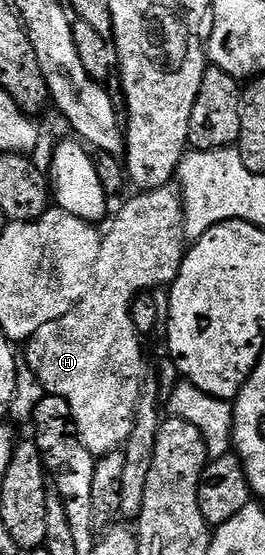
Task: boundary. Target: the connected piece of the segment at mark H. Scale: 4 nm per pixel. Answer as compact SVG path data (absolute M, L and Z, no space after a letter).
M168 186L166 188L153 188L150 190L140 191L139 196L135 196L132 200L127 200L123 204L123 209L116 214L115 217L110 217L111 225L108 226L107 232L102 233L99 249L97 250L97 262L93 266L93 278L91 284L87 288L87 293L75 304L73 310L69 310L69 314L65 314L60 320L53 322L45 322L45 326L41 326L41 330L37 330L32 334L31 339L26 341L25 348L27 348L27 364L26 367L35 375L35 379L39 381L40 386L43 387L44 393L53 396L63 396L65 402L69 402L69 410L71 411L71 420L75 424L75 432L79 436L79 440L85 446L85 450L89 450L92 456L98 458L104 456L109 452L115 452L122 449L123 445L127 443L129 434L135 425L135 411L137 410L137 402L139 395L143 389L143 382L145 373L143 373L143 344L141 333L135 326L135 317L133 315L133 305L140 294L147 294L150 288L166 289L177 278L177 274L183 265L183 258L185 255L185 245L188 243L187 235L183 232L183 198L175 186Z

